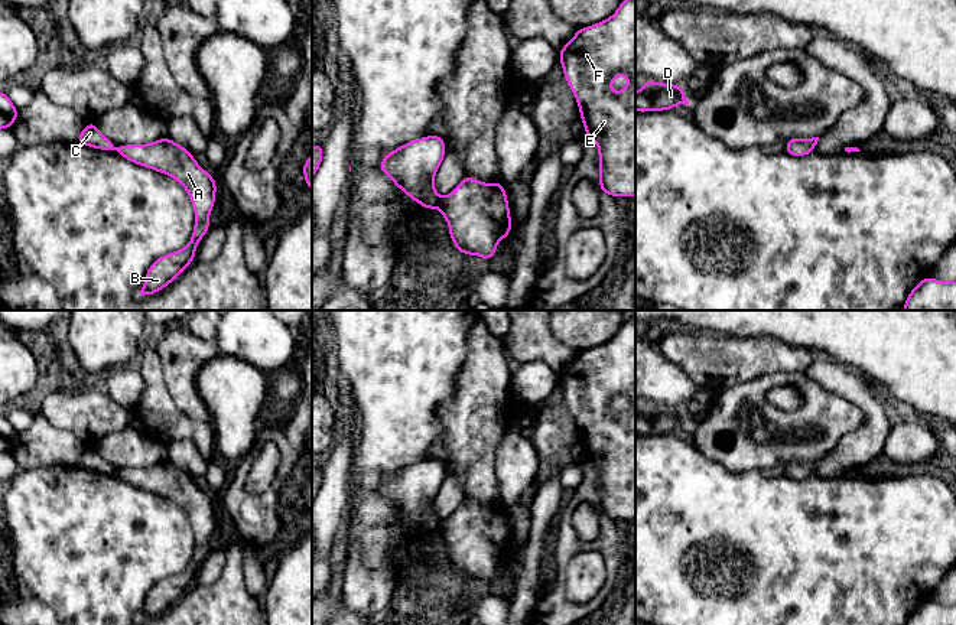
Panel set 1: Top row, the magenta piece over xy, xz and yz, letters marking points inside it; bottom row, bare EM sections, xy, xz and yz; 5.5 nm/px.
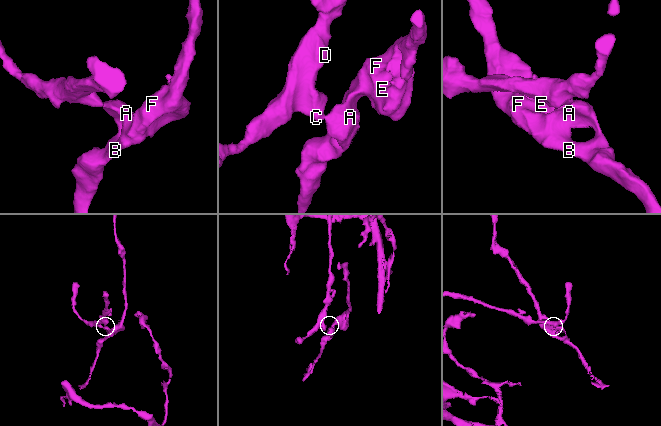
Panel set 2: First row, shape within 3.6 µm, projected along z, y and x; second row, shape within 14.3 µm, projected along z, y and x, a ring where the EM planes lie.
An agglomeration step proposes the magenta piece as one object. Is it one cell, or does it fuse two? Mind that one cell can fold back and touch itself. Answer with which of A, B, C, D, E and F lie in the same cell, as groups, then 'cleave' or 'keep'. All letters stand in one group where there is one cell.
A B E F / C D | cleave

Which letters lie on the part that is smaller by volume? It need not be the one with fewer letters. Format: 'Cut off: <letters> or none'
Cut off: A, B, E, F

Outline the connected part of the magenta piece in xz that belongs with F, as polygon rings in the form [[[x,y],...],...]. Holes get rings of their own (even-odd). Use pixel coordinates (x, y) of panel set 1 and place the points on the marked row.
[[[622,0],[611,17],[578,29],[559,51],[559,62],[579,105],[586,137],[598,144],[601,191],[612,198],[635,196],[635,0]],[[618,75],[625,75],[628,84],[614,92],[611,84]]]

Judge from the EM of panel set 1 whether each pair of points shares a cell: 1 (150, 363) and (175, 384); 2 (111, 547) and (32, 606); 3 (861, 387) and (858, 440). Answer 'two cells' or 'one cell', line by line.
1: two cells
2: two cells
3: one cell

